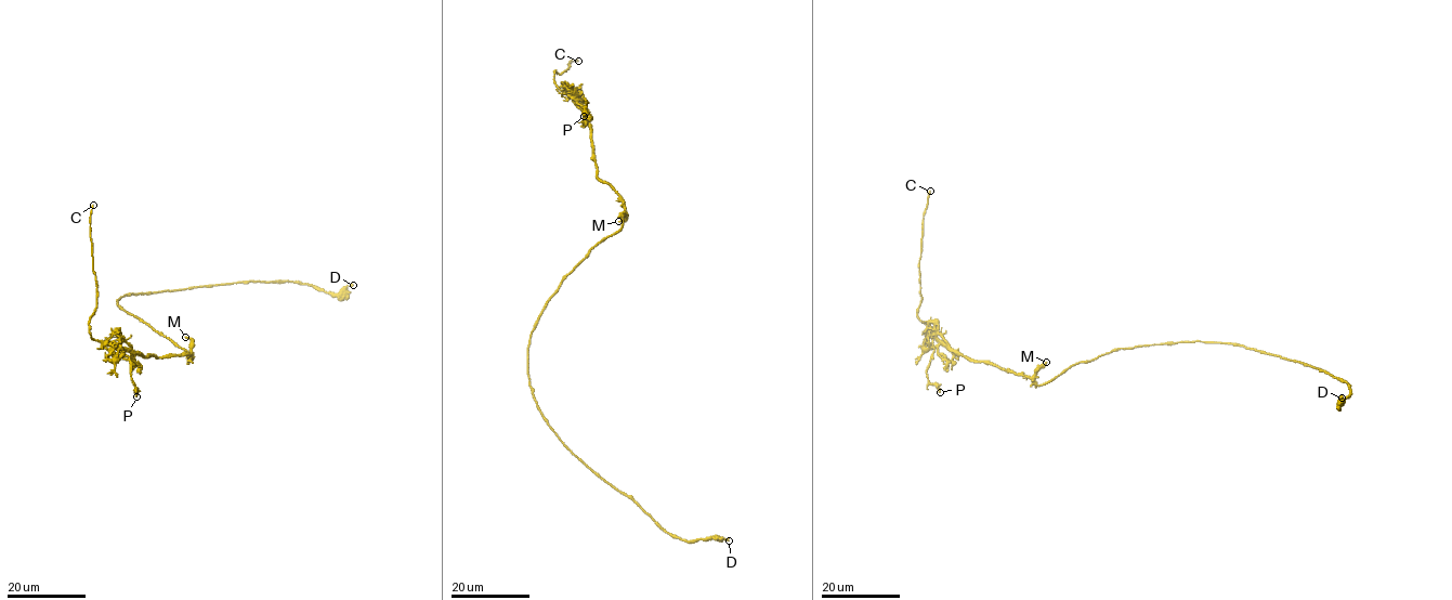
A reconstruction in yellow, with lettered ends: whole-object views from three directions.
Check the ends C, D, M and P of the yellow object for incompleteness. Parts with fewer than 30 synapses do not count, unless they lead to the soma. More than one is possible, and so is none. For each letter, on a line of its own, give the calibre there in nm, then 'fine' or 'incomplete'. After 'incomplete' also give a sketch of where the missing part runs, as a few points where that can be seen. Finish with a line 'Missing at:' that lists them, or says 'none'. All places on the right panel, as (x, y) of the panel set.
C: calibre 190 nm; incomplete
D: calibre 360 nm; fine
M: calibre 130 nm; fine
P: calibre 220 nm; fine
Missing at: C

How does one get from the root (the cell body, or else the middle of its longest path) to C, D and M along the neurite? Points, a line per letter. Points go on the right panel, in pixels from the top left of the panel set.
C: (1108, 352), (1036, 385), (1025, 376), (971, 361), (942, 346), (917, 315), (921, 298), (921, 223), (930, 191)
D: (1108, 352), (1194, 341), (1240, 344), (1342, 379), (1350, 391), (1342, 403), (1342, 398)
M: (1108, 352), (1073, 364), (1047, 383), (1037, 385), (1034, 374), (1046, 362)

